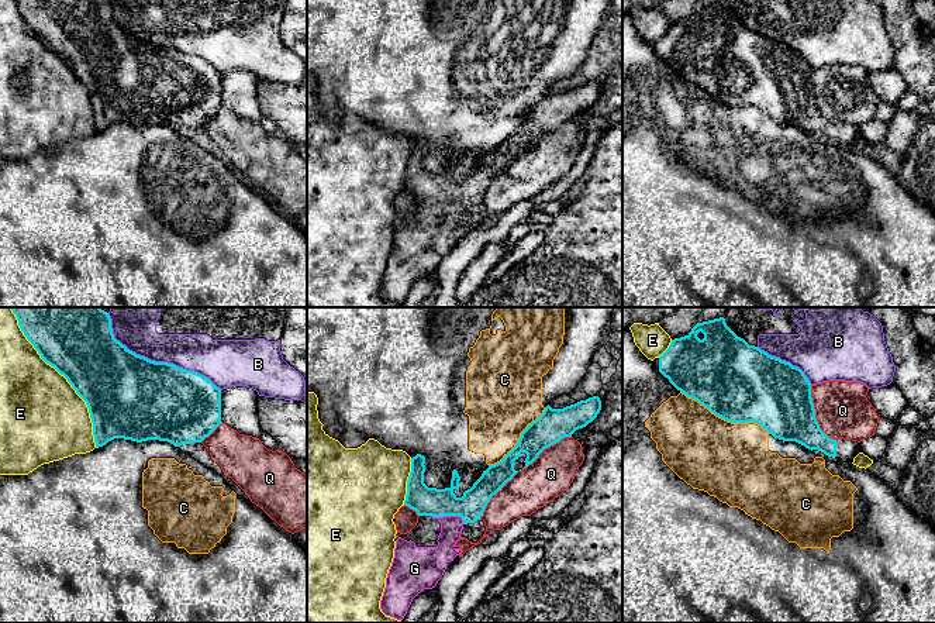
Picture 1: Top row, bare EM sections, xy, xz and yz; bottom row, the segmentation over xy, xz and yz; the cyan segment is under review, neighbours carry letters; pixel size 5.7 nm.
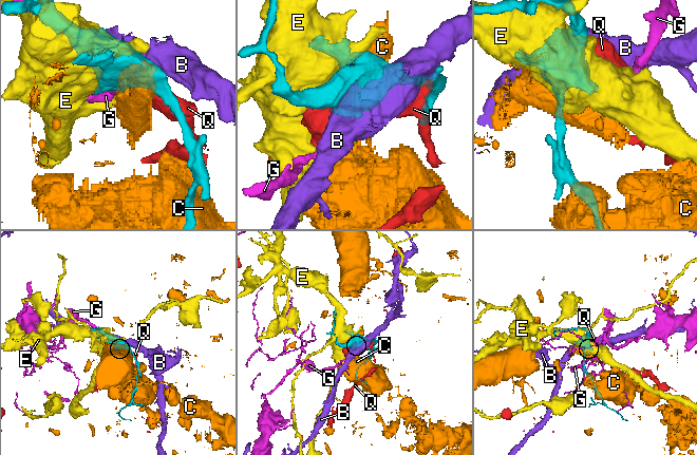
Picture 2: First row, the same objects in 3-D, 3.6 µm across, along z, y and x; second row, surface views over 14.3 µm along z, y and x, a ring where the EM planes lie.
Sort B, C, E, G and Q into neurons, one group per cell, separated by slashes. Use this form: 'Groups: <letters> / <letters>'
Groups: B / C / E / G / Q

